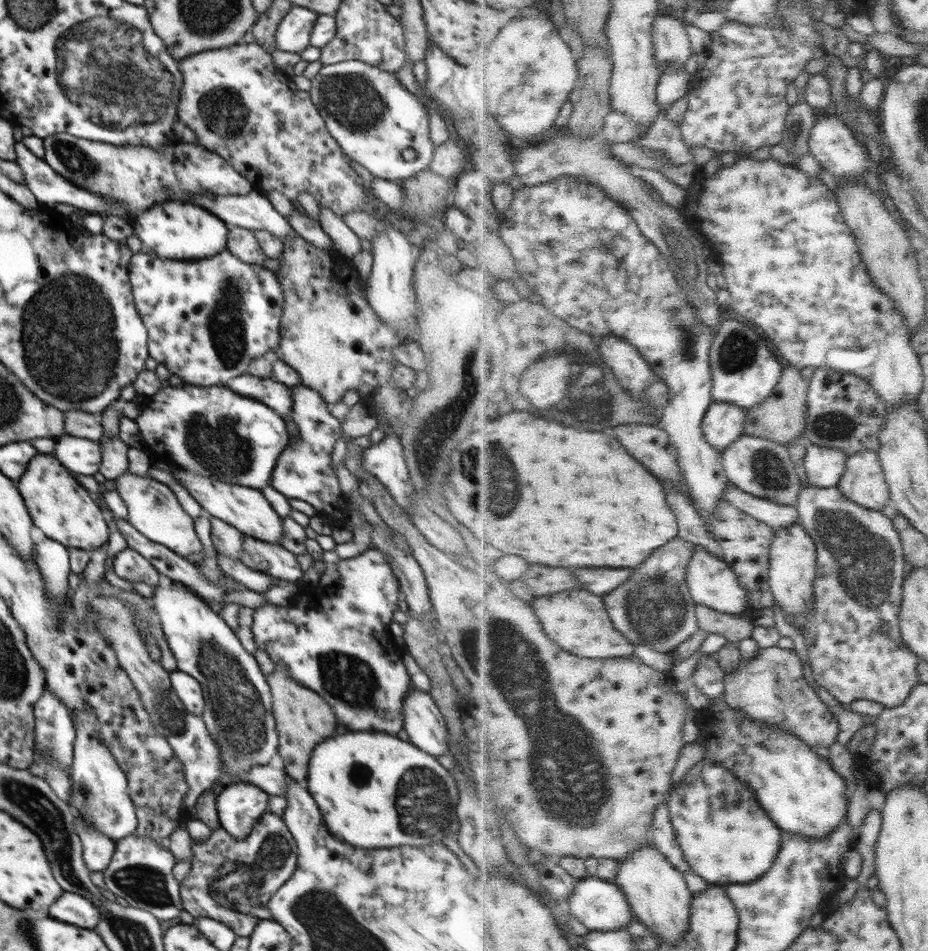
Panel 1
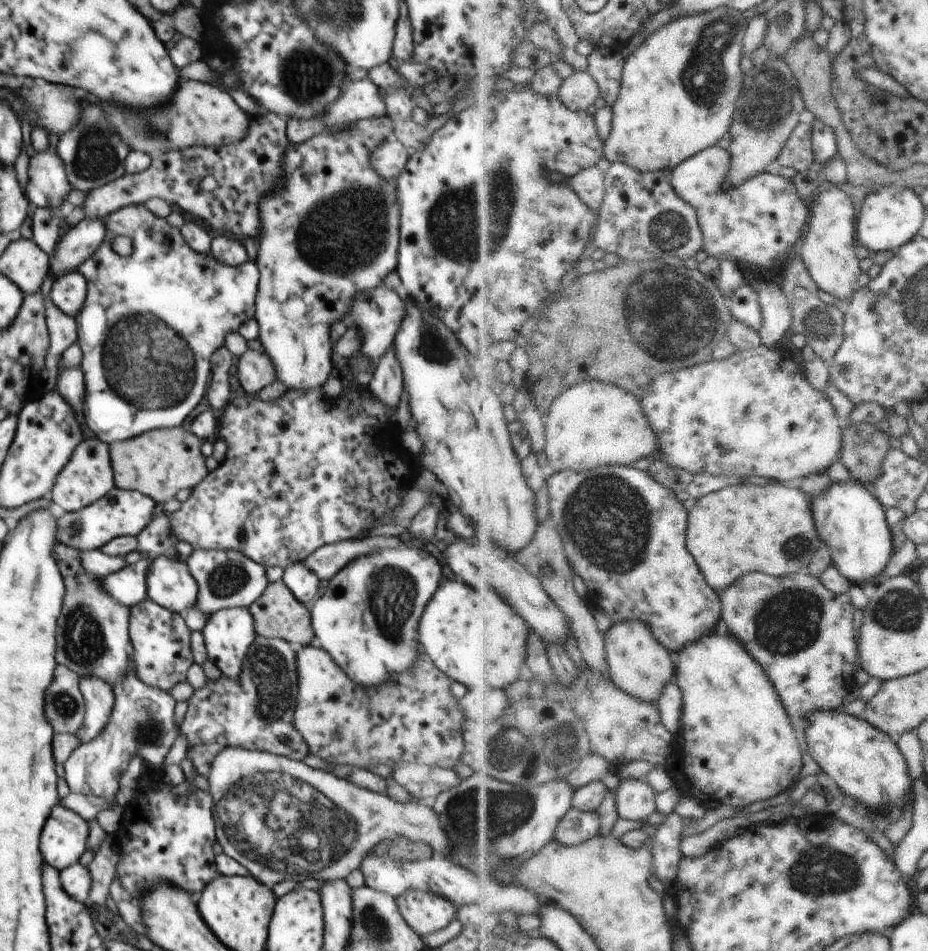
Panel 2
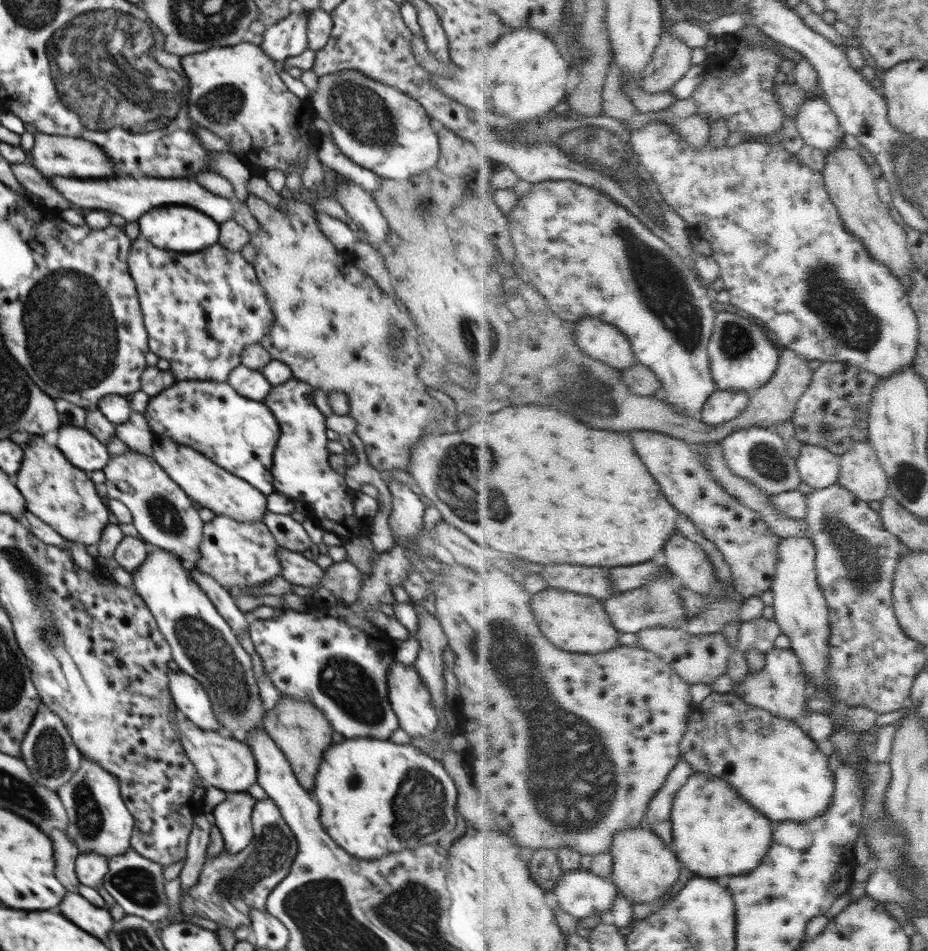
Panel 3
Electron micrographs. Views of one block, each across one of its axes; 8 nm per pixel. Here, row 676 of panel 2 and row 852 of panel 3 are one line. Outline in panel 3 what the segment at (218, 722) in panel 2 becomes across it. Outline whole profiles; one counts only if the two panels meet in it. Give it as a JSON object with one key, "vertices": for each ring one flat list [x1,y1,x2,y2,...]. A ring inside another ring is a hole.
{"vertices":[[270,798,256,801,251,822,253,830,252,841,242,852,231,855,223,851,216,858,205,858,200,878,198,878,198,884,192,890,188,890,188,899,191,900,191,905,187,907,184,901,179,904,182,912,192,912,193,914,212,920,219,925,236,930,238,927,242,927,242,925,251,927,251,908,265,910,269,895,290,873,290,867,297,856,299,845,293,832,284,821,280,809,278,809,276,803]]}

